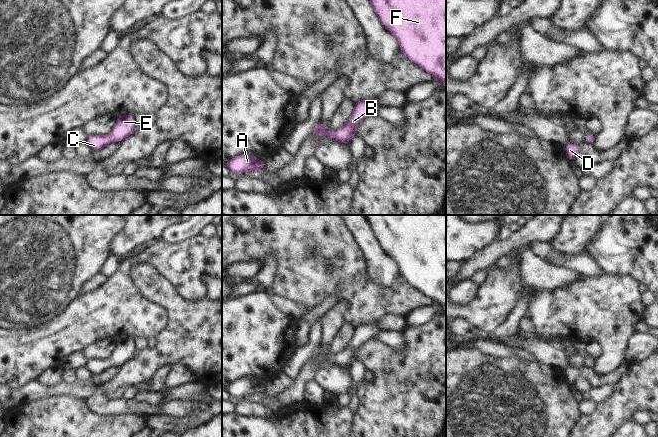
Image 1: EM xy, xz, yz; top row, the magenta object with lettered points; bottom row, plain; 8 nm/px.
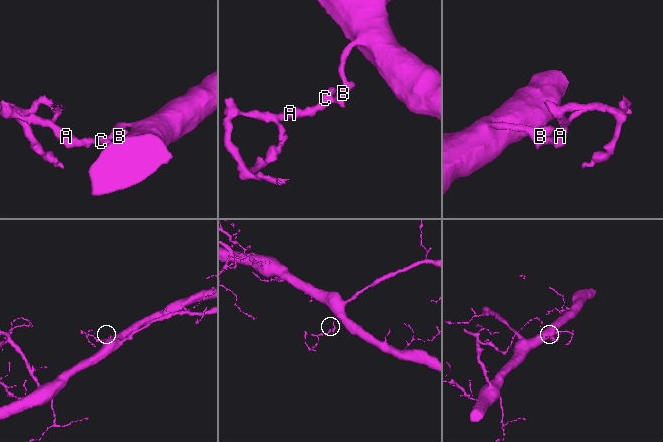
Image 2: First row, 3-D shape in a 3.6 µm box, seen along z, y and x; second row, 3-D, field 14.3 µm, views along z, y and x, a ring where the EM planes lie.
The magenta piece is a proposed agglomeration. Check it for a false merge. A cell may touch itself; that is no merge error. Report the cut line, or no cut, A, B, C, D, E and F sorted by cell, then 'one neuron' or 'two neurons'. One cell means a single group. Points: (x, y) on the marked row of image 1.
cut none; groups A B C D E F; one neuron

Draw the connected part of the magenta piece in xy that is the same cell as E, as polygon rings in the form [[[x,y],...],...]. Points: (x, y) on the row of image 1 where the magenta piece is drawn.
[[[121,115],[109,135],[89,135],[85,141],[92,152],[100,151],[113,141],[120,143],[130,137],[136,129],[134,116]]]

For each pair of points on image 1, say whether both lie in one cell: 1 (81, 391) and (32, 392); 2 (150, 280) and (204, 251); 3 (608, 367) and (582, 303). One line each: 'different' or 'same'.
1: same
2: different
3: same

